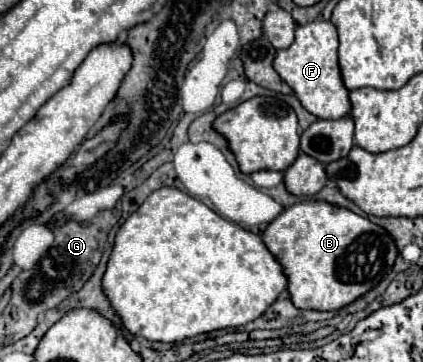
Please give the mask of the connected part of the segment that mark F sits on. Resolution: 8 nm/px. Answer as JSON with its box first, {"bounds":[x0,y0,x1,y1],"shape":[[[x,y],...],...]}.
{"bounds":[274,21,350,119],"shape":[[[312,21],[296,27],[294,43],[288,49],[278,49],[274,69],[286,81],[302,107],[318,119],[340,119],[350,111],[348,89],[340,79],[338,67],[338,33],[330,21]]]}

